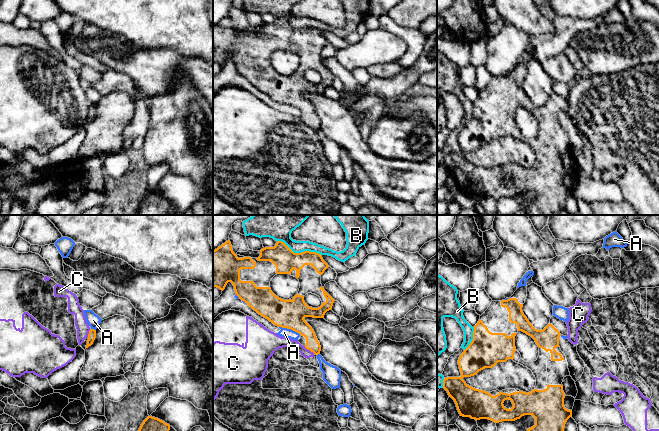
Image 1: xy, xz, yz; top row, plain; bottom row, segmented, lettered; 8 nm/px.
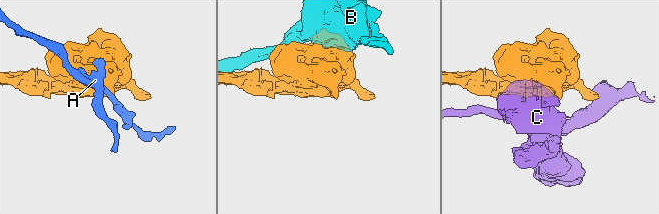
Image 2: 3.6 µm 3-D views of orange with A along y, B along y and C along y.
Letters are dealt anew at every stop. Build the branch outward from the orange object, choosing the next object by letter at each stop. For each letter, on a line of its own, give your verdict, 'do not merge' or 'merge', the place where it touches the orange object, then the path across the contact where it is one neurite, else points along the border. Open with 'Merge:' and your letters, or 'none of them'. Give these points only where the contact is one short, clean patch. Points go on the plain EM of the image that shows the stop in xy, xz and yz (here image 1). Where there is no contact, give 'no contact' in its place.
Merge: none of them
A: do not merge; meets orange in xz at (290, 104)
B: do not merge; meets orange in xz at (299, 29)
C: do not merge; meets orange in xz at (309, 125); border along xz (304, 122), (314, 129)

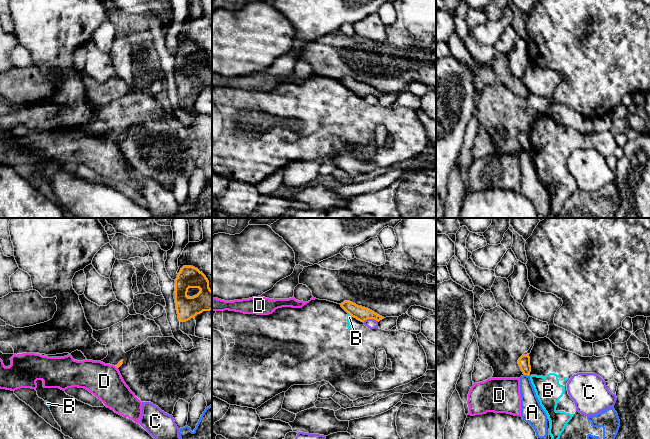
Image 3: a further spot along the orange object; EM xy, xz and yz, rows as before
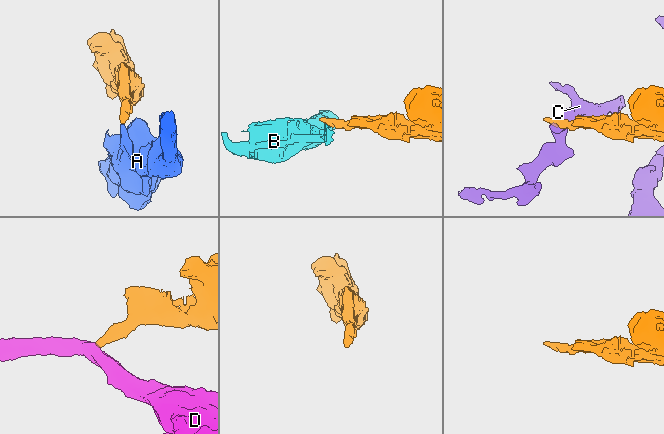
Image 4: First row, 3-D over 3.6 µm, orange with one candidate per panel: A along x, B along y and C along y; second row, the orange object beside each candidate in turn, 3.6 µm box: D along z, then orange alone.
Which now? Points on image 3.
Merge: none of them
A: do not merge; meets orange in yz at (526, 150); border along yz (524, 150), (528, 152)
B: do not merge; meets orange in xz at (350, 90); border along xz (348, 88), (352, 92)
C: do not merge; meets orange in xz at (370, 94); border along xz (378, 97), (366, 95), (363, 98)
D: do not merge; meets orange in xy at (116, 143); border along xy (114, 142), (117, 145)

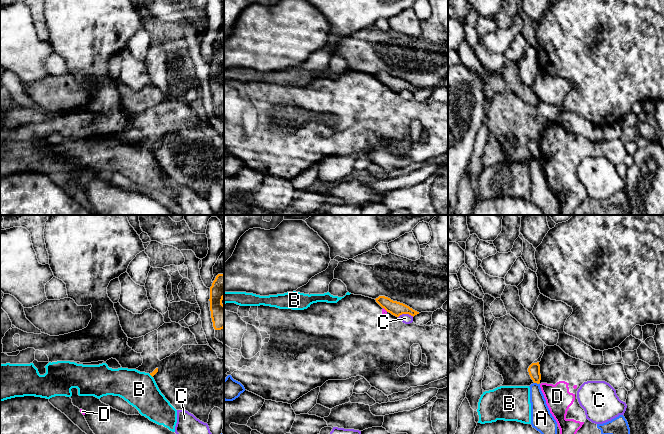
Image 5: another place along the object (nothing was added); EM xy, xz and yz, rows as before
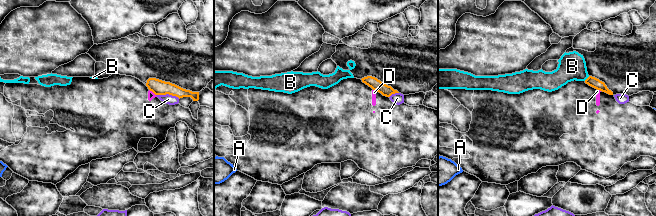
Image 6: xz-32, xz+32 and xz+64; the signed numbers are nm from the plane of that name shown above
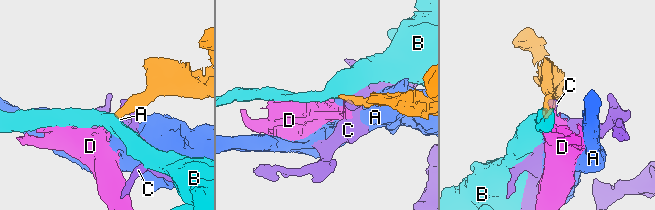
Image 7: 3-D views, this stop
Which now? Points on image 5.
Merge: none of them
A: do not merge; meets orange in yz at (536, 158); border along yz (534, 158), (538, 160)
B: do not merge; meets orange in xy at (151, 151); border along xy (149, 150), (152, 153)
C: do not merge; meets orange in xz at (405, 89); border along xz (413, 92), (401, 90), (398, 93)
D: do not merge; meets orange in xz at (385, 85); border along xz (383, 83), (387, 87)

